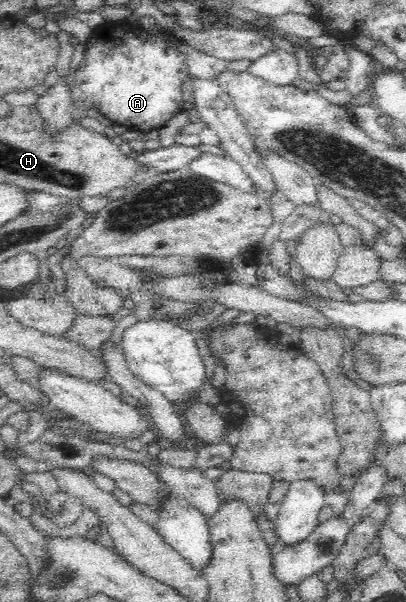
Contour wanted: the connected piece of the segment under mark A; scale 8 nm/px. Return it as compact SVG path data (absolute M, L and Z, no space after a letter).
M126 20L106 21L87 39L84 59L74 73L74 85L82 91L88 104L98 109L101 118L108 118L112 124L126 126L132 132L159 130L176 117L184 105L182 85L189 78L189 66L186 55L180 51L180 44L173 34L151 22L144 33L139 24L134 26Z

